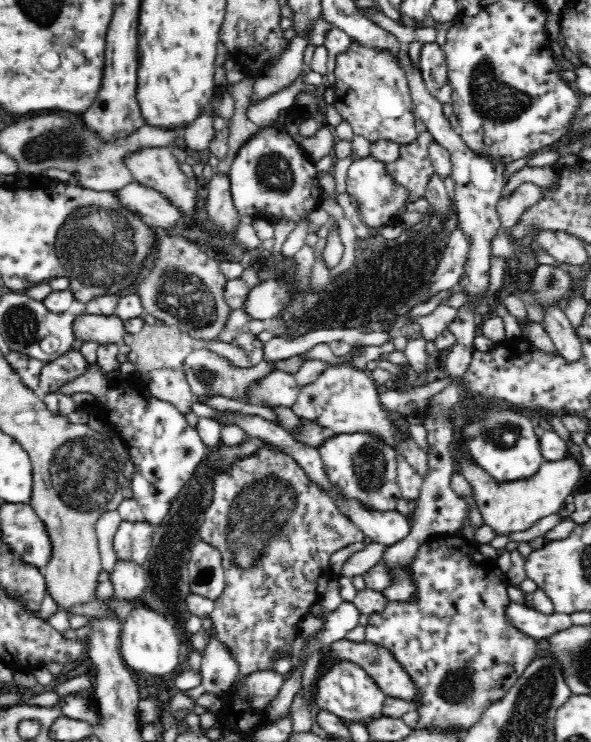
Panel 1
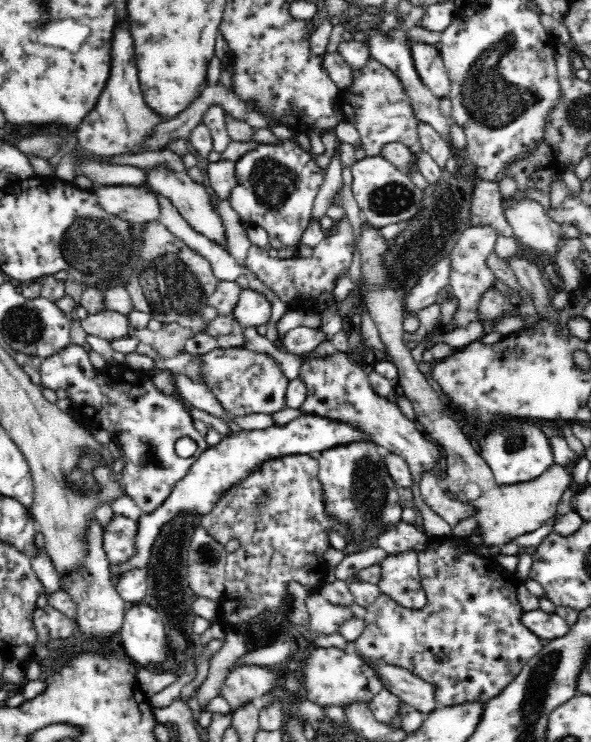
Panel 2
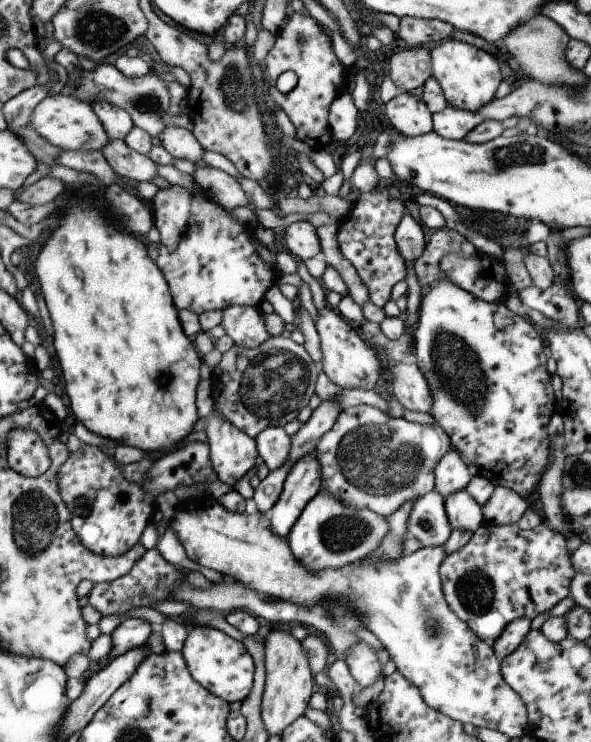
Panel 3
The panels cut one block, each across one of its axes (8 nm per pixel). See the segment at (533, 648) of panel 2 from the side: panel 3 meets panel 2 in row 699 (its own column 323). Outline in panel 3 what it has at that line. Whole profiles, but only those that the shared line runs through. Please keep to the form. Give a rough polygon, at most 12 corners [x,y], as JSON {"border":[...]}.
{"border":[[345,408],[317,448],[323,490],[383,518],[435,486],[437,424]]}

